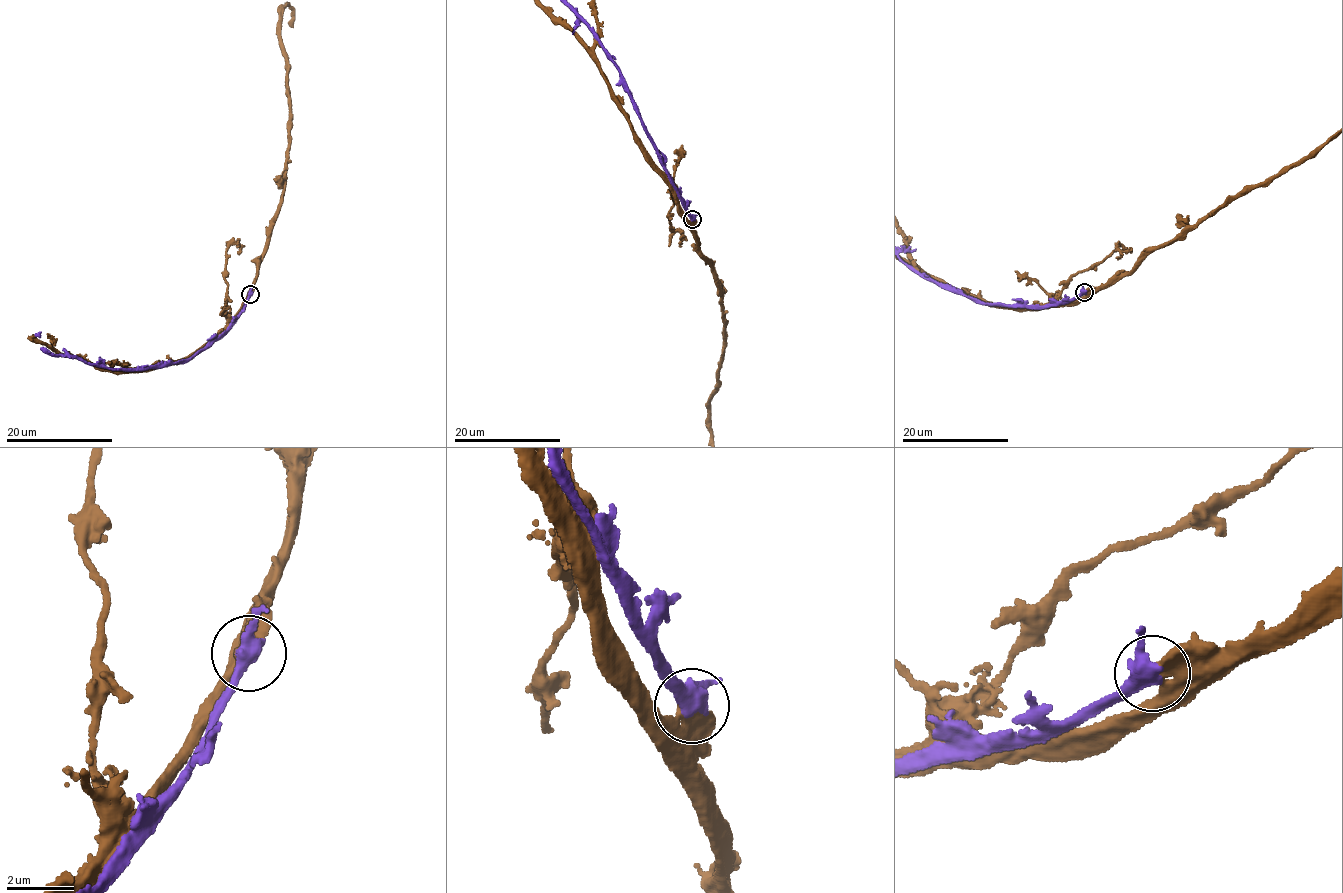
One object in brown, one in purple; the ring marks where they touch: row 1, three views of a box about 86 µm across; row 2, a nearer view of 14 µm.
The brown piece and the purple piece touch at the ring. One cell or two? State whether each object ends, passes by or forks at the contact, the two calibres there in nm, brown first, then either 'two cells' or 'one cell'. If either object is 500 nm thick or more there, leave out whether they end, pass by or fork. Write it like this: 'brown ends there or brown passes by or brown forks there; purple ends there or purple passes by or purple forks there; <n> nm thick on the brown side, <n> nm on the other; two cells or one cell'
550 nm thick on the brown side, 440 nm on the other; two cells

